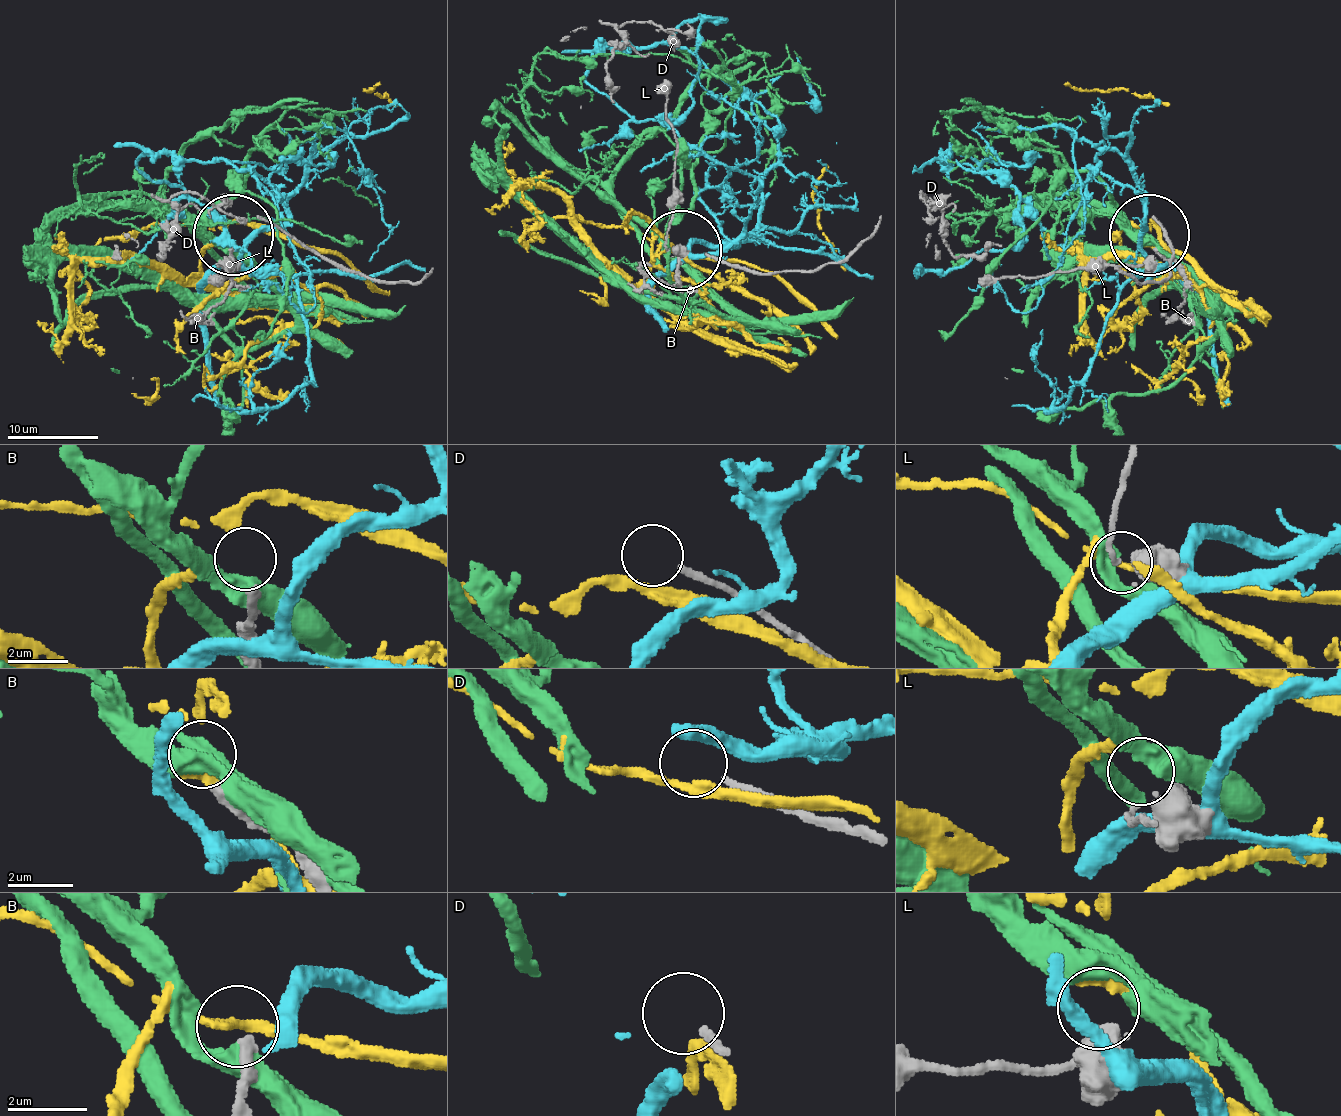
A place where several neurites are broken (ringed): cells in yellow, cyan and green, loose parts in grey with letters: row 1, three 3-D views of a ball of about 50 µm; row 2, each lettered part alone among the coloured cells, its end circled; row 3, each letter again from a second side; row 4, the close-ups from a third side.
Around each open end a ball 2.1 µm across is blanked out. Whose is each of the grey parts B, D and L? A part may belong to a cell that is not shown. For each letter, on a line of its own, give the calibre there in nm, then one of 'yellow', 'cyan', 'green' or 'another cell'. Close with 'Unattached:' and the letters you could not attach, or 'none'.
B: 260 nm | yellow
D: 240 nm | another cell
L: 360 nm | green
Unattached: D

